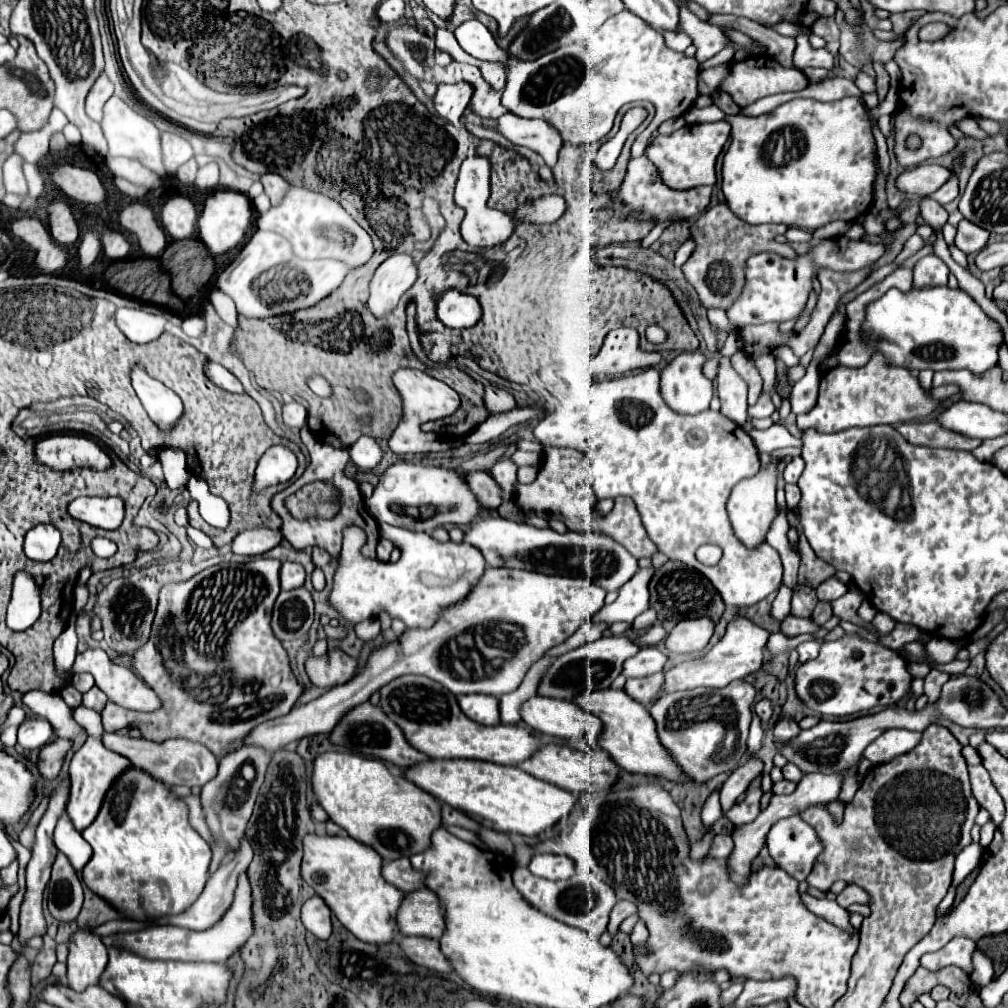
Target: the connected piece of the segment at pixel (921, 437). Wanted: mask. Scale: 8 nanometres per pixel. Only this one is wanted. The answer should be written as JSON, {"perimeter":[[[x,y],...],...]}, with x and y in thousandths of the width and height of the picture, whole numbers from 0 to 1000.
{"perimeter":[[[900,419],[890,425],[896,431],[896,435],[900,435],[900,438],[904,440],[914,440],[922,444],[945,444],[945,446],[965,446],[969,442],[967,435],[936,427],[928,419]]]}

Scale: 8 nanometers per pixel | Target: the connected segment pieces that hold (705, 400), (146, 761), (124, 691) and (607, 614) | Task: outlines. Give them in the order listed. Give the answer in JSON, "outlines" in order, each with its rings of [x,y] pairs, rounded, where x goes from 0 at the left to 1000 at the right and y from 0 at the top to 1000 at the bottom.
{"outlines":[[[[674,351],[656,367],[656,395],[674,411],[693,411],[703,405],[707,381],[695,369],[697,351]]],[[[102,728],[100,736],[104,736],[104,742],[128,752],[134,760],[140,760],[140,764],[144,764],[146,768],[152,768],[152,772],[156,772],[158,776],[162,776],[164,780],[201,780],[203,776],[207,776],[213,768],[215,768],[215,752],[209,748],[207,742],[195,738],[195,736],[188,736],[188,734],[164,734],[160,738],[156,736],[148,736],[142,732],[128,732],[128,730],[118,730],[118,728]]],[[[98,643],[84,645],[84,647],[76,649],[74,659],[72,659],[72,669],[78,669],[78,667],[92,669],[94,679],[106,688],[106,692],[110,696],[122,700],[122,702],[138,704],[138,706],[152,706],[152,704],[156,704],[160,700],[160,694],[156,692],[156,688],[144,677],[140,677],[140,673],[132,665],[128,665],[124,661],[118,661],[118,659],[112,659],[108,655],[108,651],[102,645],[98,645]]],[[[634,563],[634,567],[614,585],[614,593],[598,601],[588,617],[628,617],[630,611],[644,603],[644,577],[648,573],[650,563]]]]}

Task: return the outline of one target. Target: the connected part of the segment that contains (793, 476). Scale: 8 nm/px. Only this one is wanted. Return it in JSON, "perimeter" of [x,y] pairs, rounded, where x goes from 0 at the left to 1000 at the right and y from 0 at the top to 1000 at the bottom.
{"perimeter":[[[791,452],[791,454],[787,454],[787,456],[781,460],[781,464],[779,464],[779,468],[777,468],[779,478],[783,478],[783,480],[791,480],[795,468],[797,468],[797,454]]]}

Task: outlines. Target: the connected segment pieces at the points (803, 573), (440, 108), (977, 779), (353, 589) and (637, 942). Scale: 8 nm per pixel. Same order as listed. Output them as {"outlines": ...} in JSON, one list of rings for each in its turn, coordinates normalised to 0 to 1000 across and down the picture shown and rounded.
{"outlines":[[[[797,530],[793,532],[793,552],[795,552],[793,579],[799,579],[803,583],[811,583],[814,577],[818,577],[820,573],[824,573],[828,569],[826,562],[814,558],[807,550],[807,546],[805,546],[805,542],[803,542],[803,538],[801,538],[801,534]]],[[[455,81],[449,85],[436,85],[430,101],[438,117],[445,119],[449,125],[457,125],[455,117],[465,105],[467,95],[469,95],[469,85],[465,81]]],[[[961,760],[965,790],[971,796],[973,802],[977,802],[983,808],[983,813],[987,819],[991,819],[997,812],[997,798],[995,792],[989,788],[987,780],[983,778],[983,772],[975,760]]],[[[348,520],[340,526],[340,546],[326,591],[328,599],[350,619],[384,605],[388,611],[398,613],[404,623],[426,623],[436,613],[436,607],[455,597],[481,565],[481,554],[471,542],[434,538],[422,528],[412,528],[406,538],[402,534],[398,554],[392,560],[360,554],[356,546],[362,538],[364,530],[356,522]]],[[[634,913],[634,915],[630,917],[628,927],[626,927],[626,935],[628,935],[628,942],[630,942],[630,946],[634,946],[634,944],[642,944],[642,940],[640,940],[642,931],[644,931],[644,925],[642,925],[640,917]]]]}

